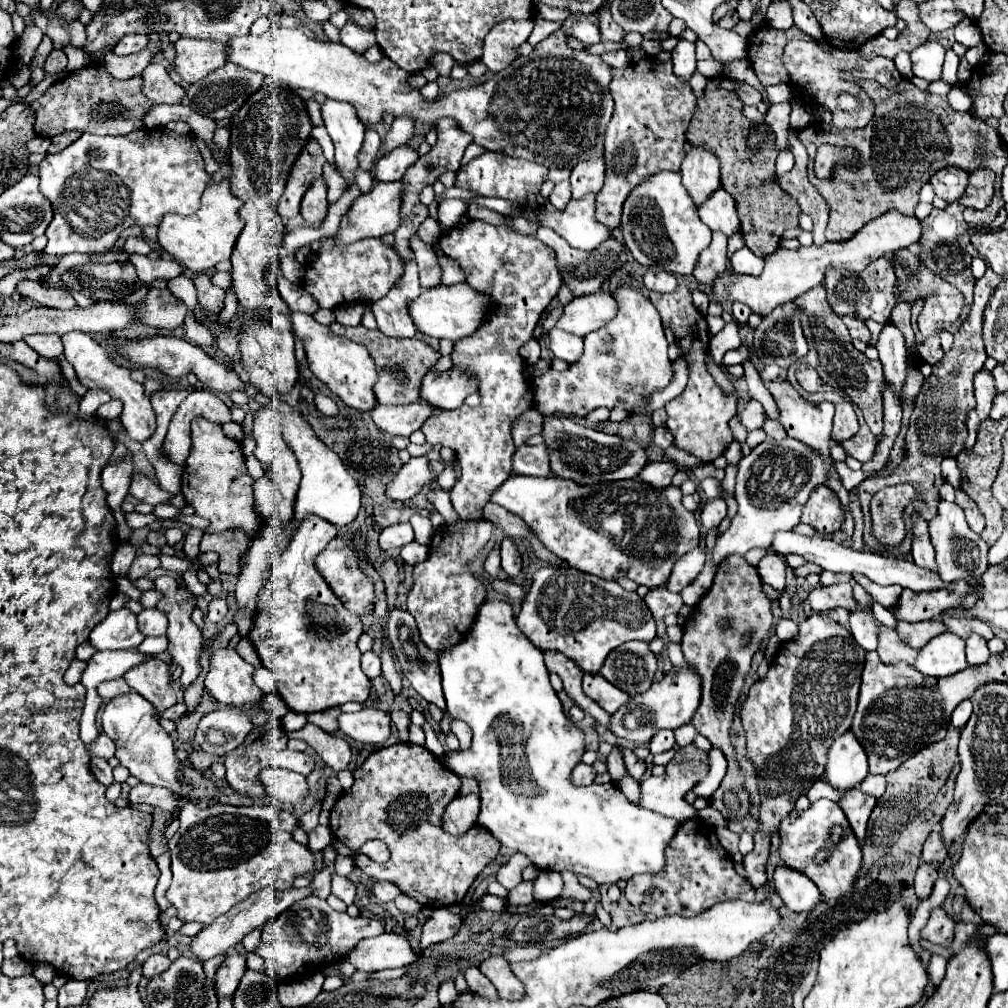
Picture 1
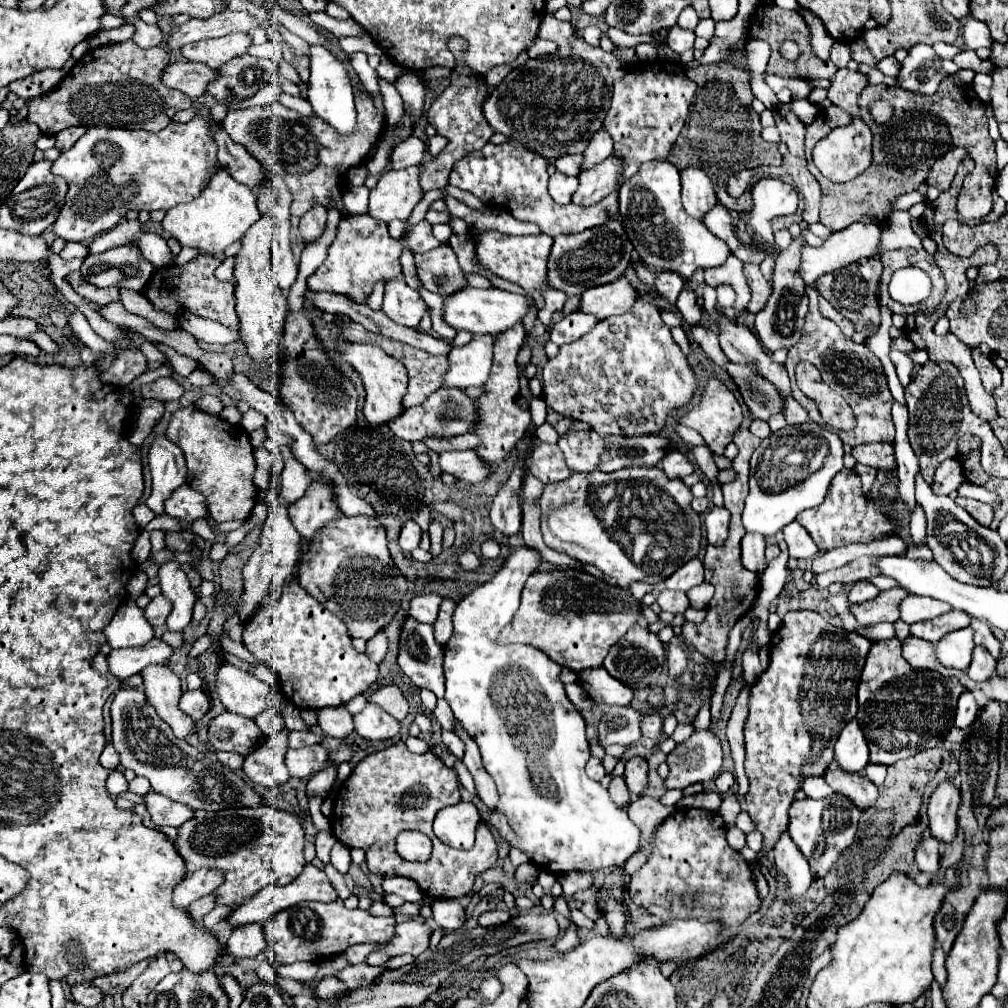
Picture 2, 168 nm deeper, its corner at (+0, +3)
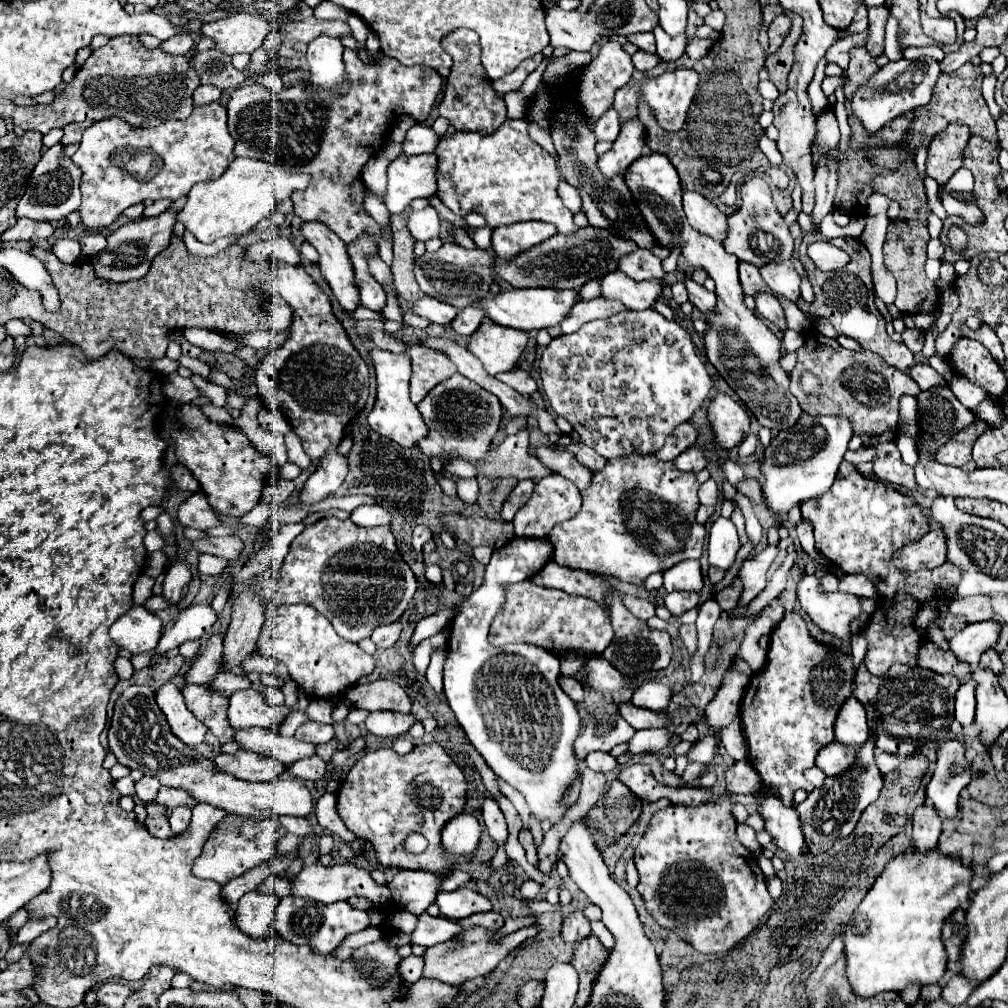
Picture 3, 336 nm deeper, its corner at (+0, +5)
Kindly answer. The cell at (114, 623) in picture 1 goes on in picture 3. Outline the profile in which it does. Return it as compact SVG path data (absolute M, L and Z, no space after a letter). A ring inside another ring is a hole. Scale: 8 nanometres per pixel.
M133 606L109 630L109 636L119 648L133 652L153 650L161 638L161 620L143 606Z

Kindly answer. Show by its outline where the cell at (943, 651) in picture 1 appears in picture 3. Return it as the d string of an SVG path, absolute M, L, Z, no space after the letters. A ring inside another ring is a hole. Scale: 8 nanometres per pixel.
M989 620L989 622L975 622L975 624L967 624L961 632L957 632L951 640L949 640L949 650L963 660L965 664L969 664L971 668L975 668L979 664L979 656L989 650L995 648L997 644L997 636L999 636L999 624Z

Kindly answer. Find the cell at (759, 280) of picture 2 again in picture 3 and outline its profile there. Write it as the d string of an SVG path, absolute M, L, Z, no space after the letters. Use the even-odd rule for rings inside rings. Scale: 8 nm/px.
M757 292L755 294L755 304L757 304L757 312L767 318L773 326L777 326L779 330L785 330L785 316L783 316L783 308L779 304L779 300L769 294L769 292Z

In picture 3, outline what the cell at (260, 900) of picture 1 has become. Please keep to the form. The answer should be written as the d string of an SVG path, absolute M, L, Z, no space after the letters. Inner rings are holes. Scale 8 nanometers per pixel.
M317 862L317 864L305 866L297 876L291 878L291 894L299 896L299 898L311 898L311 900L317 900L323 904L349 900L351 896L363 896L363 898L371 900L377 908L383 908L385 904L393 904L393 896L387 886L375 884L375 880L369 876L369 872L359 870L357 866L351 866L351 864L335 864L335 866L325 868L323 864Z

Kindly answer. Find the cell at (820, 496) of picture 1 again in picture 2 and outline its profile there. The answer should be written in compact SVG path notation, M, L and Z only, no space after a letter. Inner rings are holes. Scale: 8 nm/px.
M843 468L831 480L825 502L819 508L803 510L797 522L809 532L809 536L819 546L819 550L825 550L825 552L837 546L849 546L849 544L859 544L859 542L867 544L867 542L881 540L881 538L895 534L895 524L887 518L887 514L881 510L879 504L873 504L871 498L867 498L855 470L847 470L847 468Z

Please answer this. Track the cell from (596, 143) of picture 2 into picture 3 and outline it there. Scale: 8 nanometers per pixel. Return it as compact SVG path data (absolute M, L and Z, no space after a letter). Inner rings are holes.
M609 108L599 122L593 126L593 132L597 136L599 142L615 142L617 134L619 134L619 116L613 108Z

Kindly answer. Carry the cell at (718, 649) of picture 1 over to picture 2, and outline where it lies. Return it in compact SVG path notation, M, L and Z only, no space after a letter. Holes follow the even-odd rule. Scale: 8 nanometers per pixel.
M739 428L733 440L739 448L737 458L733 460L733 470L737 472L737 480L731 484L723 484L723 496L725 496L725 508L731 512L731 526L729 526L729 538L727 544L723 544L721 548L715 546L707 546L707 554L705 554L705 582L715 586L715 594L707 606L707 618L703 624L691 624L685 622L681 626L681 636L685 640L685 644L693 646L697 652L701 652L703 656L709 656L713 660L723 660L725 658L725 644L727 644L727 634L733 628L733 624L751 610L753 600L757 598L759 592L759 578L757 574L749 572L747 568L743 568L741 564L741 550L739 550L739 542L745 536L745 528L741 524L741 512L743 512L743 502L745 496L749 492L747 486L747 478L749 478L749 458L755 452L755 448L759 446L759 438L755 438L747 428Z

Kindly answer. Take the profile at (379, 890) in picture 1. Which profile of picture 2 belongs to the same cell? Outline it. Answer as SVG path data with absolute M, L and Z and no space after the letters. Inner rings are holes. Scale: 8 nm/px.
M389 876L389 878L385 878L383 880L383 890L401 896L407 902L417 902L417 900L423 898L419 886L411 878L405 878L405 876Z

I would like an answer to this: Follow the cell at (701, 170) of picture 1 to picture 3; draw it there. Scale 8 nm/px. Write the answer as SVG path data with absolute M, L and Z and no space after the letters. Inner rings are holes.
M695 190L683 192L683 208L689 224L701 234L711 236L717 242L723 242L727 236L727 216L715 204Z

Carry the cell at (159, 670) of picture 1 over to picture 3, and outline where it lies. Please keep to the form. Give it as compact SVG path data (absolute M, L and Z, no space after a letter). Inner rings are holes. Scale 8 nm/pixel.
M173 682L163 684L155 692L155 698L157 698L157 706L167 716L167 722L175 736L179 736L187 746L195 746L205 740L207 728L187 710L183 702L183 694Z

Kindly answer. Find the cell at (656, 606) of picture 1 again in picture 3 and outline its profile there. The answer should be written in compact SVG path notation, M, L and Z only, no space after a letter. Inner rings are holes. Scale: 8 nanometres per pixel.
M671 592L663 598L663 602L673 616L681 616L683 612L699 604L699 594L697 592Z

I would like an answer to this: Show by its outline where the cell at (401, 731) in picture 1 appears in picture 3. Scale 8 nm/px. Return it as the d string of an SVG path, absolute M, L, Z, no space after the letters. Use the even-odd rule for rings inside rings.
M375 680L369 684L355 684L345 698L363 710L397 710L411 712L411 700L405 690L393 680Z

